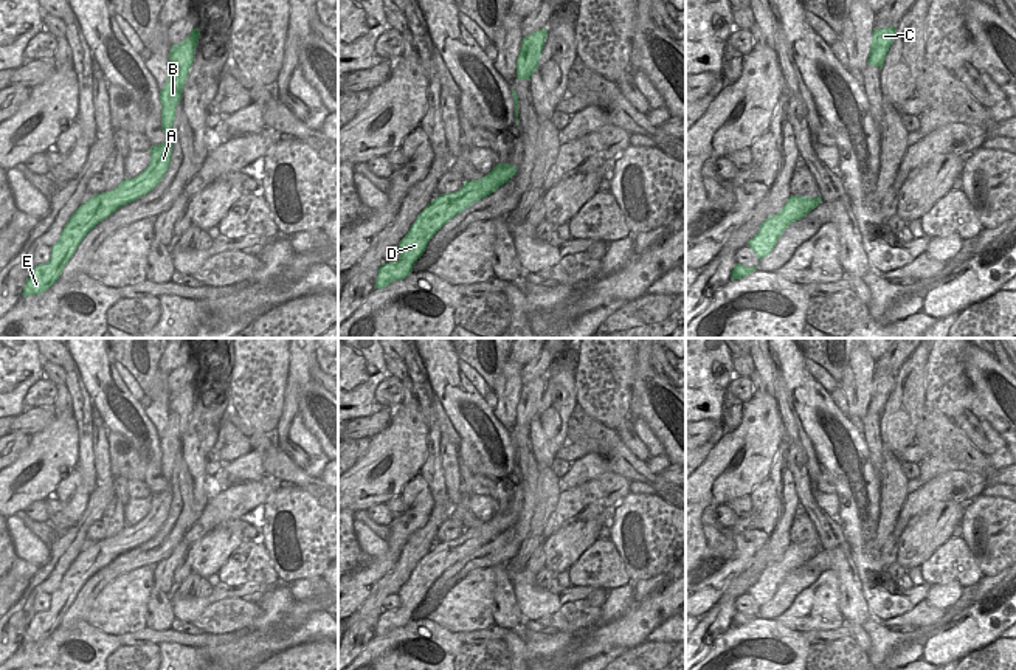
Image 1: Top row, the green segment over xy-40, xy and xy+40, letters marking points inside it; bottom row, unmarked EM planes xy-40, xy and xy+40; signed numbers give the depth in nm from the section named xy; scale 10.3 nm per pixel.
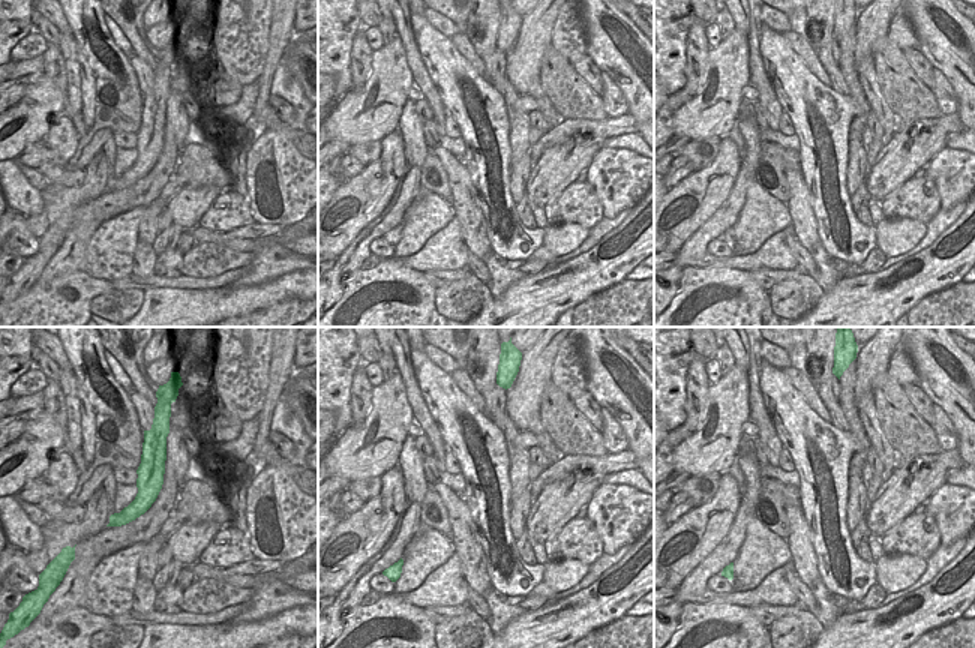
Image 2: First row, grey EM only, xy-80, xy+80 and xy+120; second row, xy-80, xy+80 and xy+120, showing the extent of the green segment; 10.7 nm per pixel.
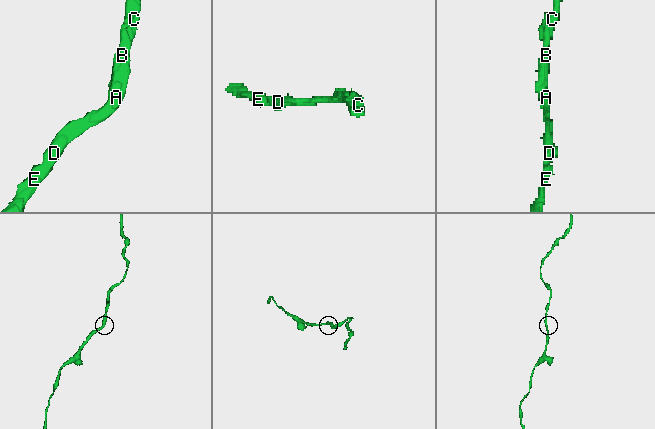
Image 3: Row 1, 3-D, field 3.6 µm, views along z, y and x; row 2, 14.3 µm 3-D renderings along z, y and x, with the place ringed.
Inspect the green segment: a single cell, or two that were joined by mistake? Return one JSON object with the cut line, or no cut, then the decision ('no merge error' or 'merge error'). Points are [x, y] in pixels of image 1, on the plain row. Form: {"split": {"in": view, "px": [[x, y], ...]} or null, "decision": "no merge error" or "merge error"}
{"split": null, "decision": "no merge error"}

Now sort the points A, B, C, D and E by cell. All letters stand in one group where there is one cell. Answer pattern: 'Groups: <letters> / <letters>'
Groups: A B C D E

